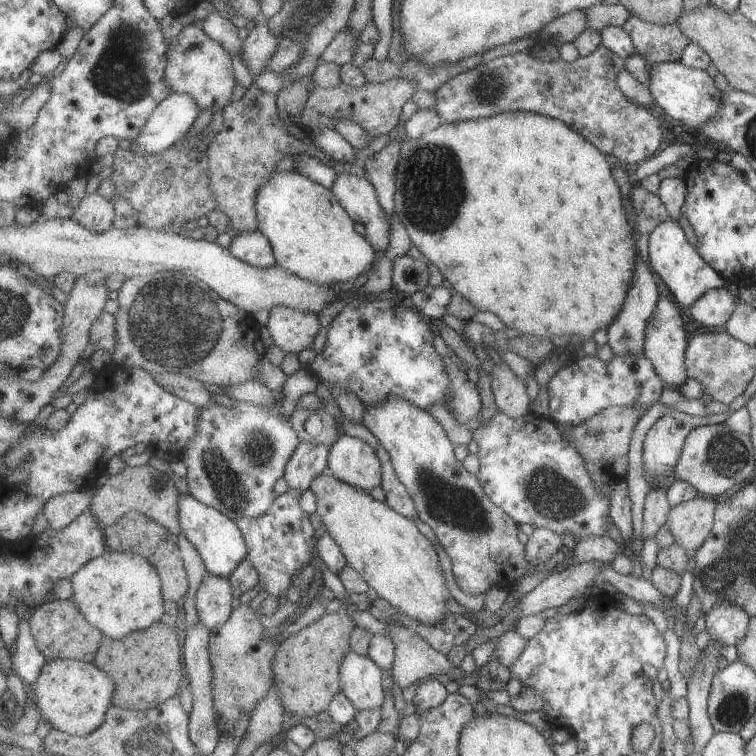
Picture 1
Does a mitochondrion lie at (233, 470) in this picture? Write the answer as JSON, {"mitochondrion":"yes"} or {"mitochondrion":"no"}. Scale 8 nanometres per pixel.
{"mitochondrion":"yes"}

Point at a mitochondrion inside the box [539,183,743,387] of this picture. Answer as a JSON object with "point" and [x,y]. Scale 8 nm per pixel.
{"point":[721,355]}

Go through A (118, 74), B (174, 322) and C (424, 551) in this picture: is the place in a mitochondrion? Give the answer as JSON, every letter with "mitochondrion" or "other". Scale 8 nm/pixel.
{"A":"mitochondrion","B":"mitochondrion","C":"other"}

